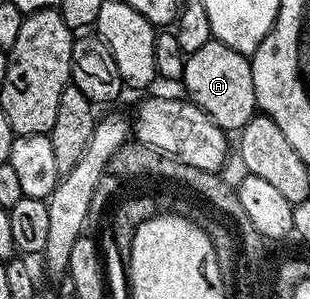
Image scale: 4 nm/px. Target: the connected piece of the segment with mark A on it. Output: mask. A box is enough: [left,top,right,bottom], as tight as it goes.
[180,39,256,133]

